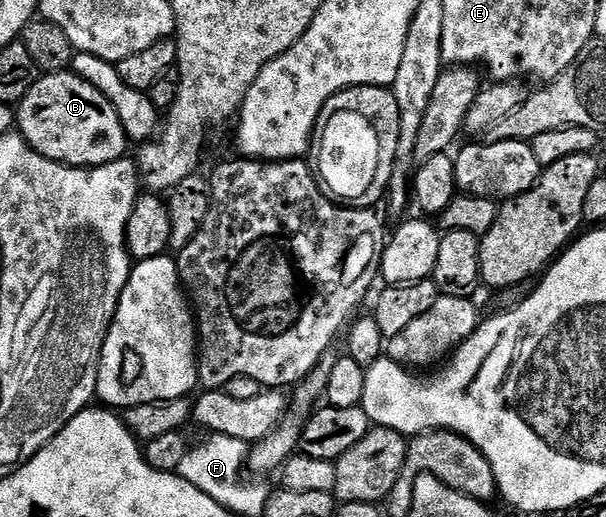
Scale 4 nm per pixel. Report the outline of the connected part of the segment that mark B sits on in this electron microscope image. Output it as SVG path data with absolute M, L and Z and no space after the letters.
M72 71L41 75L18 104L16 126L34 151L72 167L96 167L123 157L128 137L104 94Z

